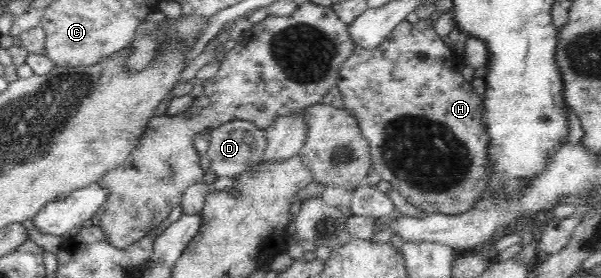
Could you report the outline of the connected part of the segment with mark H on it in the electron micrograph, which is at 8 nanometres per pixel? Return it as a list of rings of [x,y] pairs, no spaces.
[[[411,18],[397,24],[393,32],[377,48],[355,48],[353,54],[341,64],[341,70],[338,72],[338,83],[336,84],[340,90],[338,103],[357,119],[361,135],[367,138],[369,149],[371,149],[372,169],[382,180],[389,182],[393,190],[399,191],[408,203],[425,214],[442,213],[447,216],[456,216],[472,210],[481,196],[487,192],[489,180],[493,174],[491,160],[487,155],[491,138],[489,138],[486,130],[487,124],[484,123],[482,117],[485,110],[483,96],[473,90],[473,85],[463,79],[461,72],[456,71],[461,57],[445,44],[433,26],[425,19]]]

